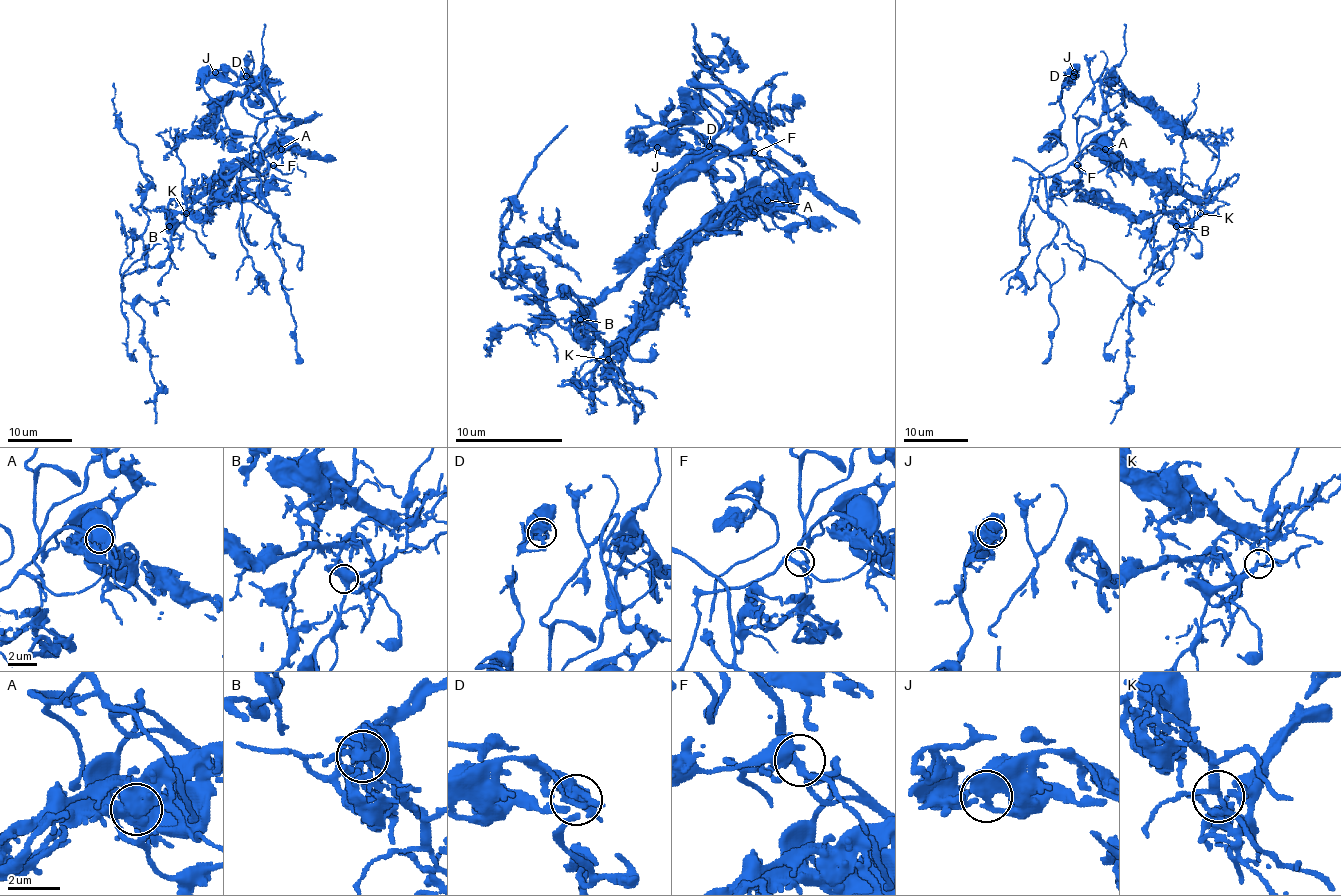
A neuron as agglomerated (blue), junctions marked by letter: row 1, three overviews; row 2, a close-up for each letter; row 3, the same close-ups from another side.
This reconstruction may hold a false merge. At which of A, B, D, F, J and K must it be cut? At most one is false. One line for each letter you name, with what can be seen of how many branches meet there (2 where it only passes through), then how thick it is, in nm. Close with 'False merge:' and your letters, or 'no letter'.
False merge: no letter

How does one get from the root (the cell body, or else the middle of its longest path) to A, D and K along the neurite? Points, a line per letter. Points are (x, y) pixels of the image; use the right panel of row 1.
A: (1134, 216), (1126, 210), (1093, 199), (1080, 186), (1080, 154), (1096, 139), (1105, 149)
D: (1134, 216), (1093, 199), (1075, 165), (1040, 178), (1067, 155), (1045, 136), (1062, 123), (1061, 90), (1073, 77)
K: (1134, 216), (1168, 211), (1176, 221), (1189, 223), (1200, 213)

